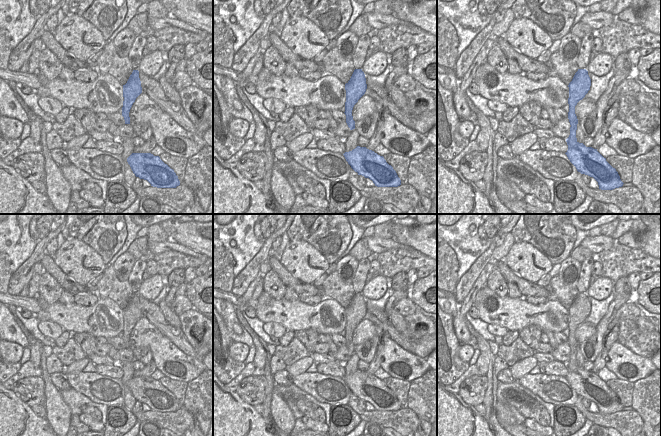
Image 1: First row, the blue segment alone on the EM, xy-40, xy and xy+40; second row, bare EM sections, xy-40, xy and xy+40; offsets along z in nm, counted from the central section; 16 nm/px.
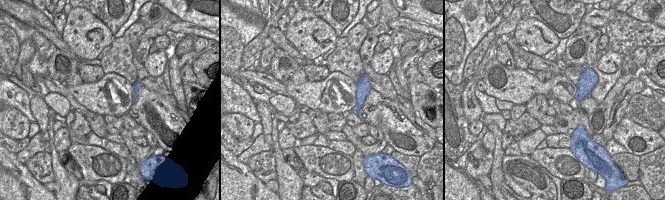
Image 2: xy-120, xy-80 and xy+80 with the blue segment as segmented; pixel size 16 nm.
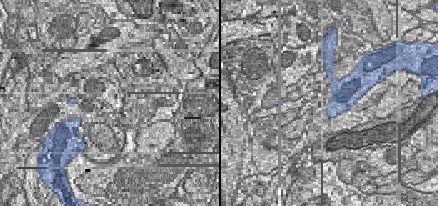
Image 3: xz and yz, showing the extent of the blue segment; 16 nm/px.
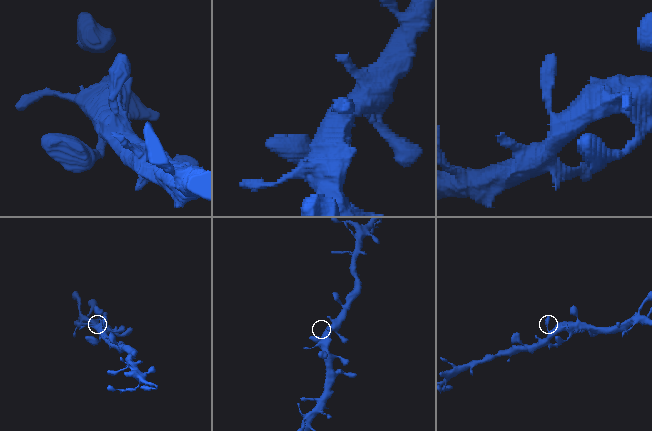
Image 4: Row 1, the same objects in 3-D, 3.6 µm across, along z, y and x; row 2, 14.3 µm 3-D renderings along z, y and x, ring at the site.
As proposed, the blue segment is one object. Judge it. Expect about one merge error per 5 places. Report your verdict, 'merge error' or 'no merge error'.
no merge error

